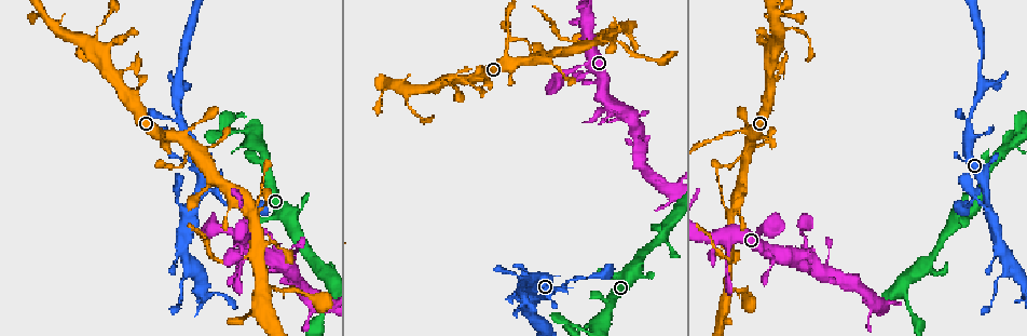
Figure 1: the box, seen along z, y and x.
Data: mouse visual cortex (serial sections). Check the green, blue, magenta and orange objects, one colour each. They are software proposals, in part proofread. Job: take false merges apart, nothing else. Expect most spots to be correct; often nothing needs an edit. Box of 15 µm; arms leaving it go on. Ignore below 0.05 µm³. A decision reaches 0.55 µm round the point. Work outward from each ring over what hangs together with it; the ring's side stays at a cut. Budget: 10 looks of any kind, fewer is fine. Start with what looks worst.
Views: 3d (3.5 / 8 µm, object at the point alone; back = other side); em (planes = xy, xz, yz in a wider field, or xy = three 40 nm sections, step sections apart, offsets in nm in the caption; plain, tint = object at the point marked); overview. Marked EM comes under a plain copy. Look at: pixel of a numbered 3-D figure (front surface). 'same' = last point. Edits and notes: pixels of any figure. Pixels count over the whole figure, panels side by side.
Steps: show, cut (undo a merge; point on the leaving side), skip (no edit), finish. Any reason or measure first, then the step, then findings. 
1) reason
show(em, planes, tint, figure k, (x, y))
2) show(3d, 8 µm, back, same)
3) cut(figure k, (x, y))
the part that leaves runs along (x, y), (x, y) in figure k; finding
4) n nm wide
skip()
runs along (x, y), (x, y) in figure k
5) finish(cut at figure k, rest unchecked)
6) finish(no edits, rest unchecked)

sharp bend
show(em, xy, step 5, tint, figure 1, (276, 251))

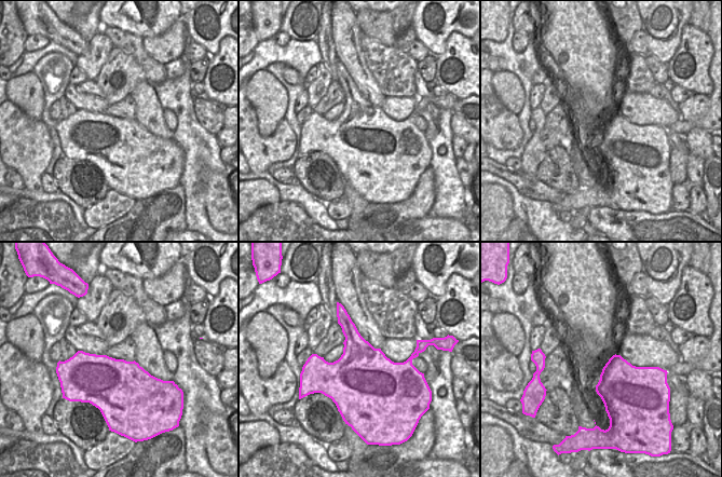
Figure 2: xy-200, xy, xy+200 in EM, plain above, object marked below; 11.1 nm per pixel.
show(3d, 3.5 µm, same)

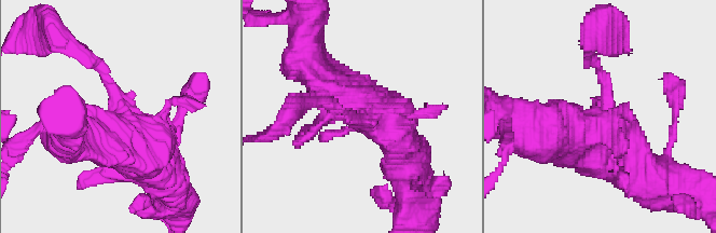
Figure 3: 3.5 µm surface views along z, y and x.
skip()
all the same cell

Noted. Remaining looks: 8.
narrows sharply
show(3d, 3.5 µm, figure 1, (464, 78))

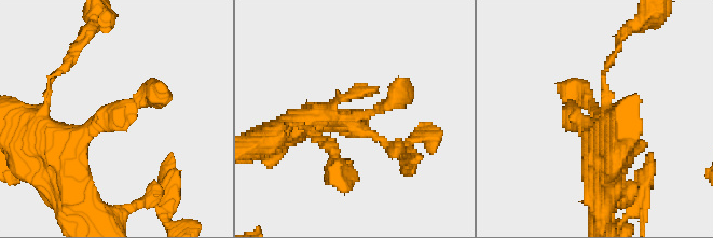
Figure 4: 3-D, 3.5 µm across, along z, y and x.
show(em, planes, tint, figure 4, (355, 116))

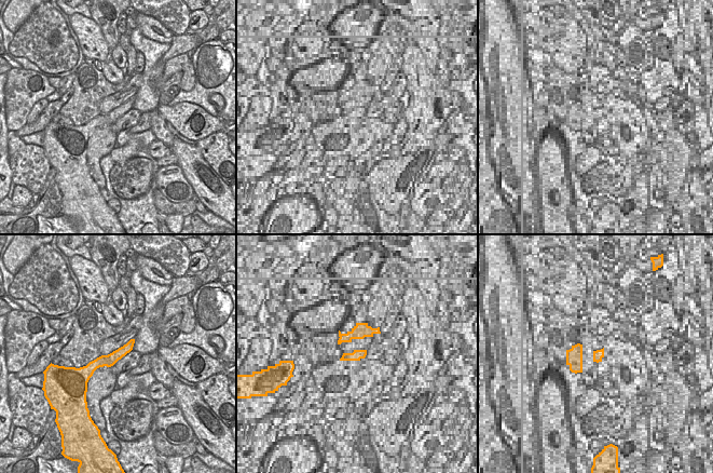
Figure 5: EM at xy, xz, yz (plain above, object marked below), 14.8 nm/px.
another direction
show(em, xy, step 5, tint, same)

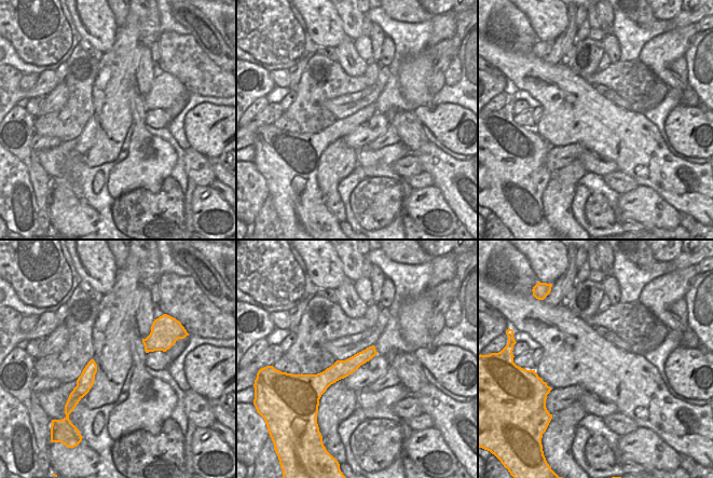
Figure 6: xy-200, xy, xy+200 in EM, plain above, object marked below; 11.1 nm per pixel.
skip()
runs along (65, 164), (82, 130), (161, 88) in figure 4; all the same cell

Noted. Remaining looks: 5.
two arms in line, one across
show(3d, 3.5 µm, figure 1, (572, 326))

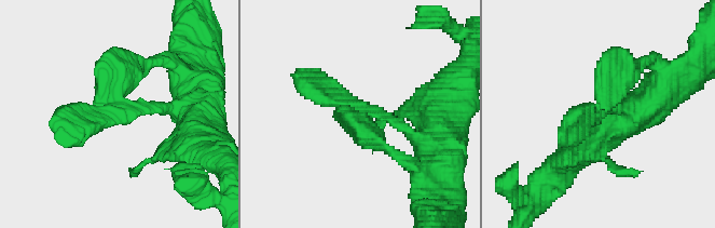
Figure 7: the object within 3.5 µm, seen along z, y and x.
need the tissue
show(em, xy, step 5, tint, figure 7, (359, 109))

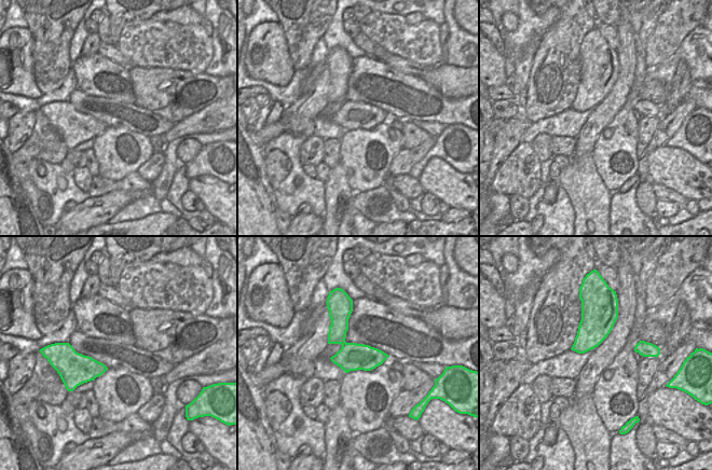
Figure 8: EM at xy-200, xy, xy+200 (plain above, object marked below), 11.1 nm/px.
320 nm wide
skip()
runs along (181, 111), (108, 102), (141, 68) in figure 7; continuous, no second cell

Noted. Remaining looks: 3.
a fork
show(em, xy, step 5, tint, figure 1, (979, 87))

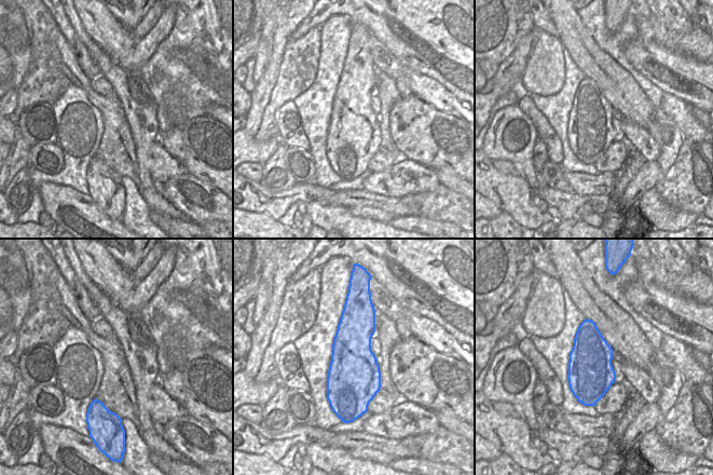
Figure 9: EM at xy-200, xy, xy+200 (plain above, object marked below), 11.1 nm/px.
show(3d, 3.5 µm, same)

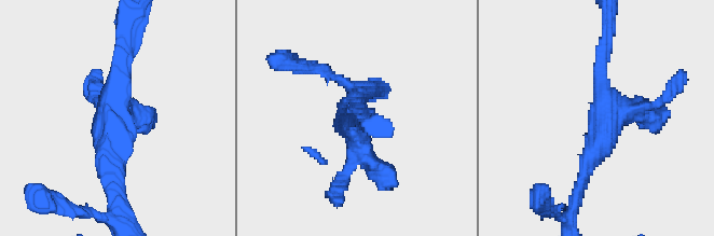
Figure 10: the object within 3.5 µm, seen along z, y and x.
skip()
runs along (580, 184), (603, 138), (603, 49) in figure 10; all the same cell

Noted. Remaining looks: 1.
finish(no edits, rest unchecked)

